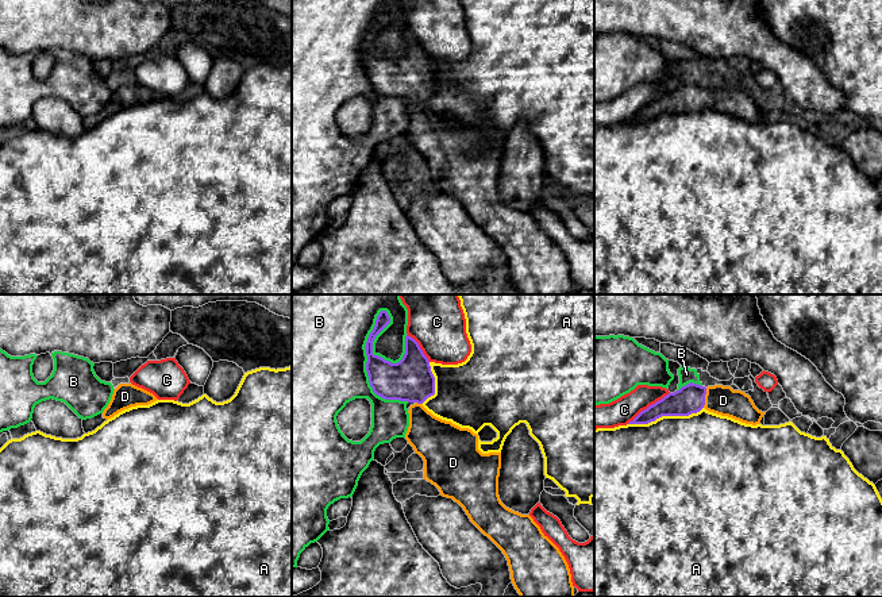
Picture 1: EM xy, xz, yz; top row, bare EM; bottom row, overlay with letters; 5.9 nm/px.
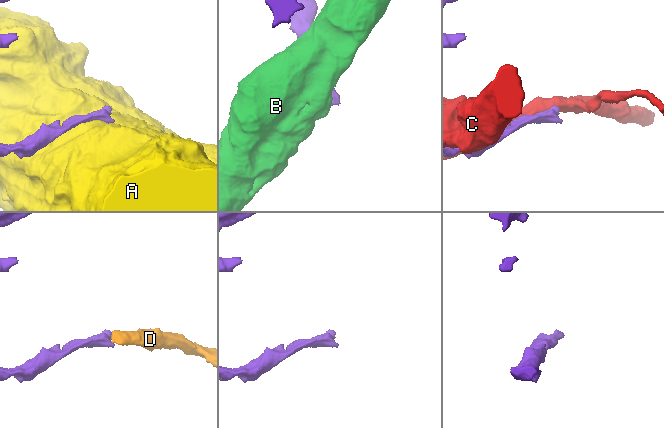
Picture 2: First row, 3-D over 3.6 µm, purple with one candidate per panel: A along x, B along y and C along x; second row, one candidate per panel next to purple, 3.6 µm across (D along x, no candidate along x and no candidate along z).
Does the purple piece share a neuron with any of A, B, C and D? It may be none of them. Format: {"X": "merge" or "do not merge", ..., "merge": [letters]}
{"A": "do not merge", "B": "do not merge", "C": "do not merge", "D": "merge", "merge": ["D"]}

